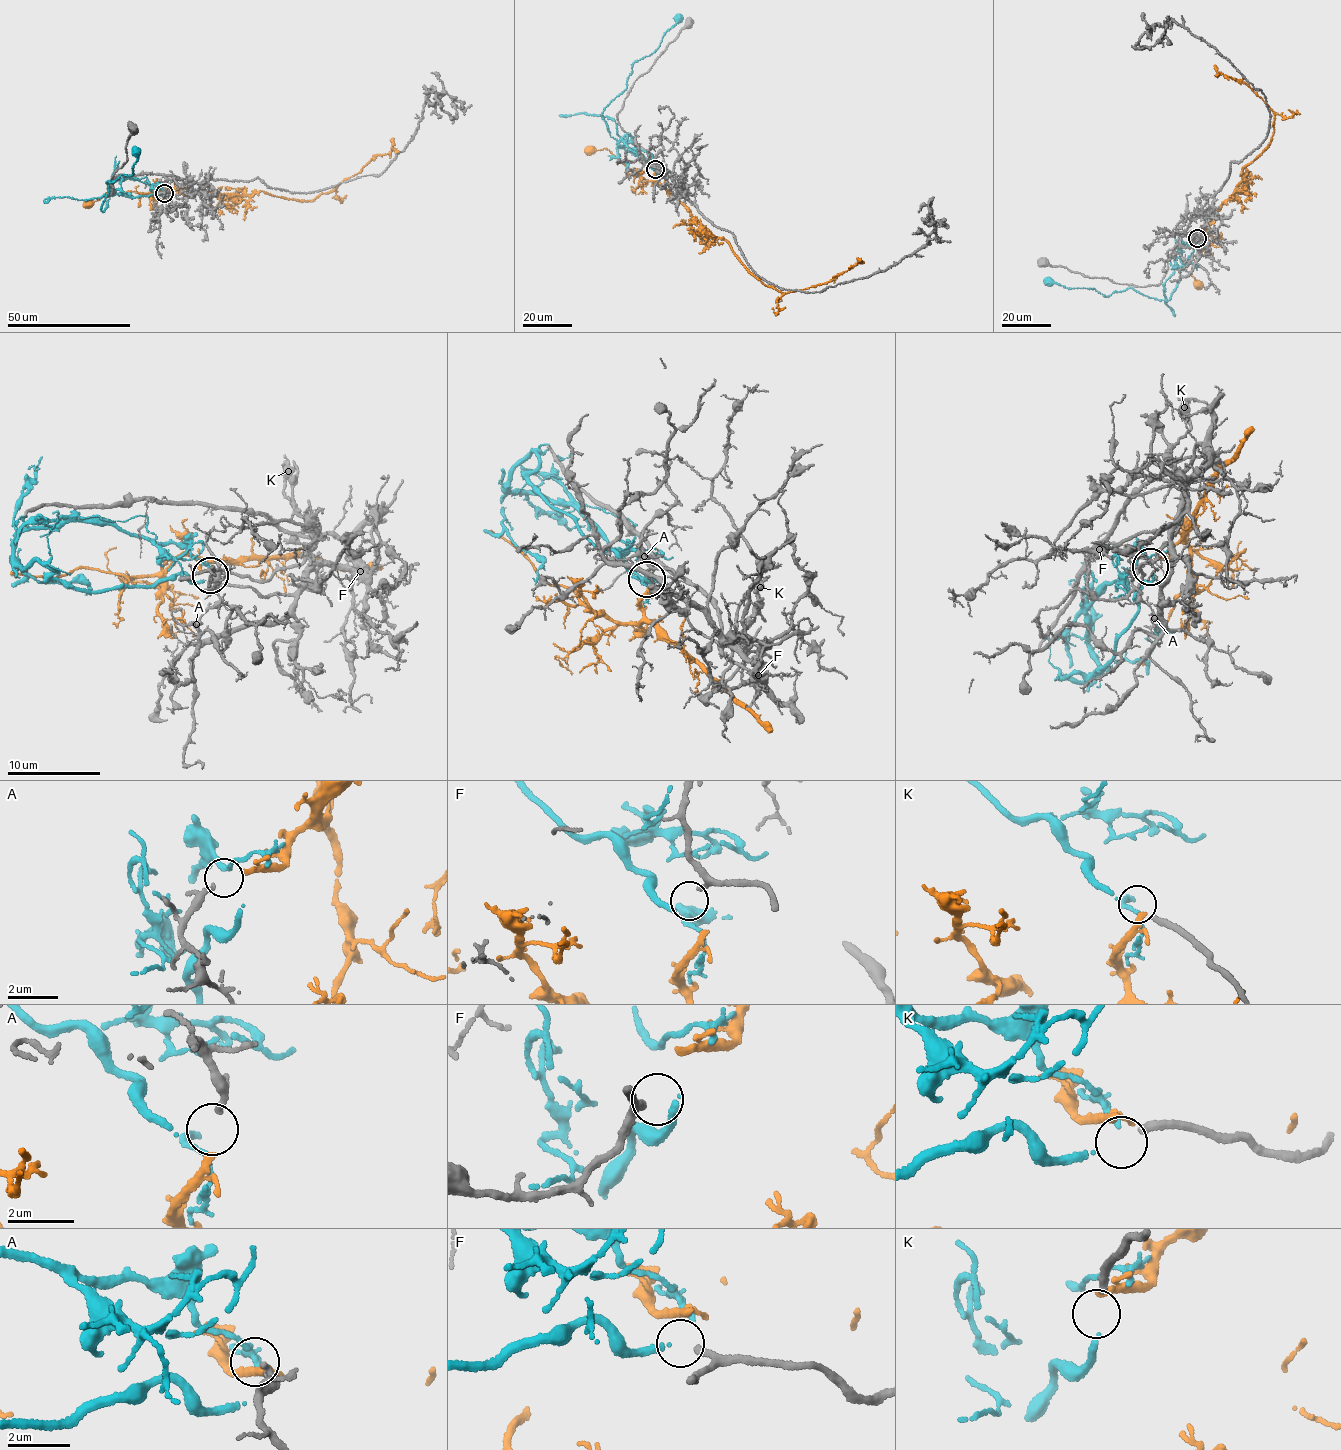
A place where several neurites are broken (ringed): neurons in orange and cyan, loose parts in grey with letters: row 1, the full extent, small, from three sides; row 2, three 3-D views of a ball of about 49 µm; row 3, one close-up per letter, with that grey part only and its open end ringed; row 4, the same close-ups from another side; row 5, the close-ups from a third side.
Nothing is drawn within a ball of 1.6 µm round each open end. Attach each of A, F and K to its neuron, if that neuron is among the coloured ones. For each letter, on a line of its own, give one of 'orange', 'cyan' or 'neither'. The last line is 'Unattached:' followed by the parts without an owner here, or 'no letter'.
A: orange
F: neither
K: cyan
Unattached: F

